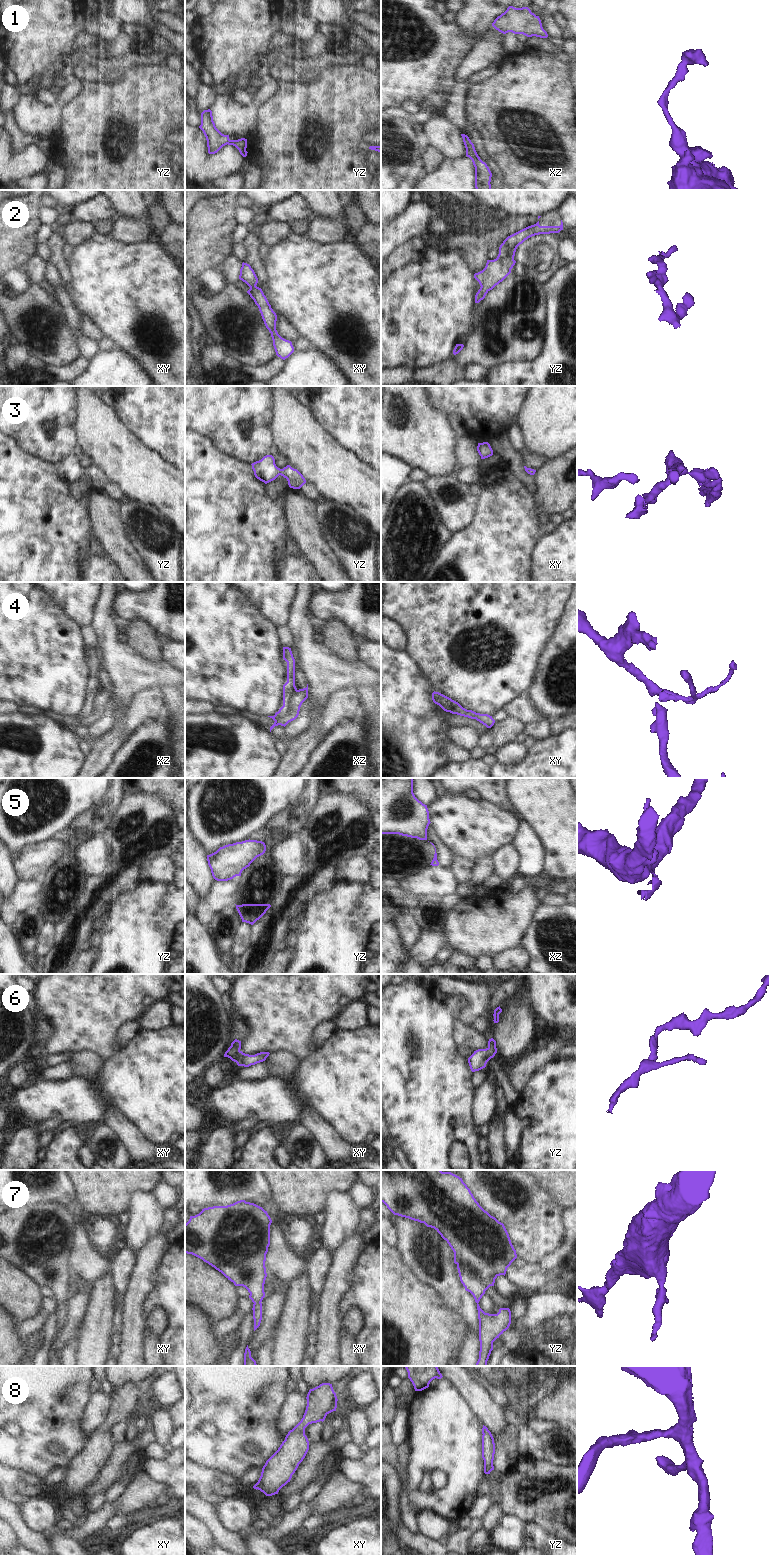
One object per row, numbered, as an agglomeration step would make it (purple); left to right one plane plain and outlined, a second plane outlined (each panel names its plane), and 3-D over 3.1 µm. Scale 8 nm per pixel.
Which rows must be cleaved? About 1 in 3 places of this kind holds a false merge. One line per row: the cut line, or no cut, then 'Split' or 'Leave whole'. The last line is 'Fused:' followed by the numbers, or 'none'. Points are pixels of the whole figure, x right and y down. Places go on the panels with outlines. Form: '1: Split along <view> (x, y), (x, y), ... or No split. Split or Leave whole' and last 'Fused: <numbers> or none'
1: No split. Leave whole
2: No split. Leave whole
3: No split. Leave whole
4: No split. Leave whole
5: Split along yz (249, 864), (247, 866). Split
6: No split. Leave whole
7: No split. Leave whole
8: No split. Leave whole
Fused: 5

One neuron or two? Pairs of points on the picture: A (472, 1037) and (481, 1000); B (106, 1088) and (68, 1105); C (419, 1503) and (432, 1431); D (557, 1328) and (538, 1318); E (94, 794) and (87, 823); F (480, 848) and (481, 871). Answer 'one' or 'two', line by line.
A: two
B: one
C: one
D: two
E: two
F: two

